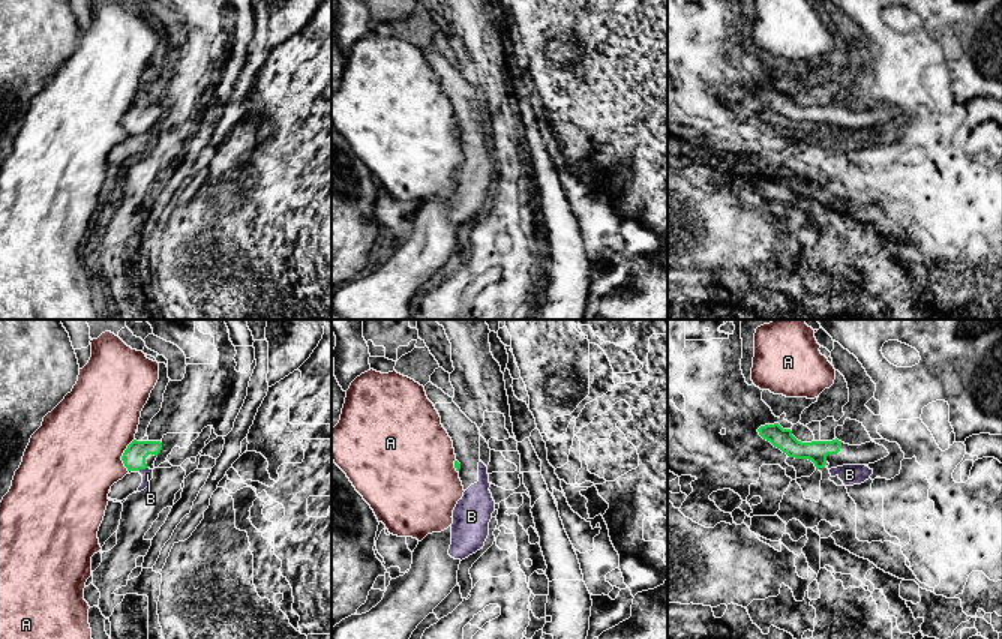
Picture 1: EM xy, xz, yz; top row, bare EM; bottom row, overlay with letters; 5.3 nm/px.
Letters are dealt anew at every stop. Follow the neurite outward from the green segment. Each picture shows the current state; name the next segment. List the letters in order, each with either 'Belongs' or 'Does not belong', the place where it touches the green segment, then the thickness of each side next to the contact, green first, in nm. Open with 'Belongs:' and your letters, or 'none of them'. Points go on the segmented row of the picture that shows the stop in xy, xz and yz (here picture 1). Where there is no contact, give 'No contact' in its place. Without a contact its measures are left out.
Belongs: none of them
A: Does not belong. Touches green at xy (123, 455). Thickness 130 nm (green) against 480 nm
B: Does not belong. Touches green at xy (137, 470). Thickness 130 nm (green) against 60 nm

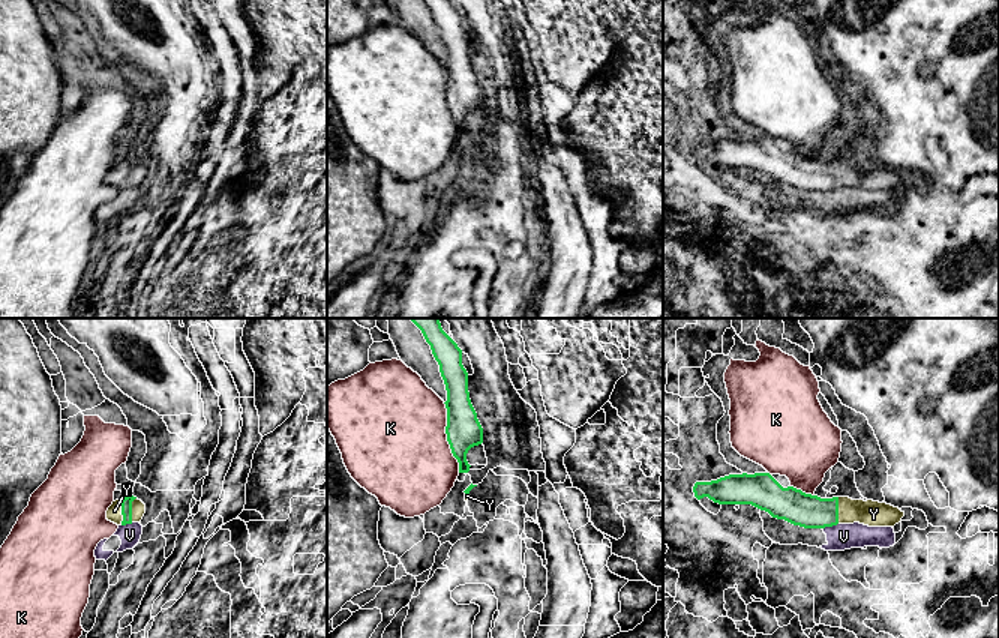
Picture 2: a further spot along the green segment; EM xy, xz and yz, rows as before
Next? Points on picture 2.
Belongs: Y
K: Does not belong. Touches green at xz (447, 437). Thickness 190 nm (green) against 480 nm
V: Does not belong. Touches green at yz (830, 526). Thickness 180 nm (green) against 140 nm
Y: Belongs. Touches green at yz (837, 511). Thickness 180 nm (green) against 140 nm

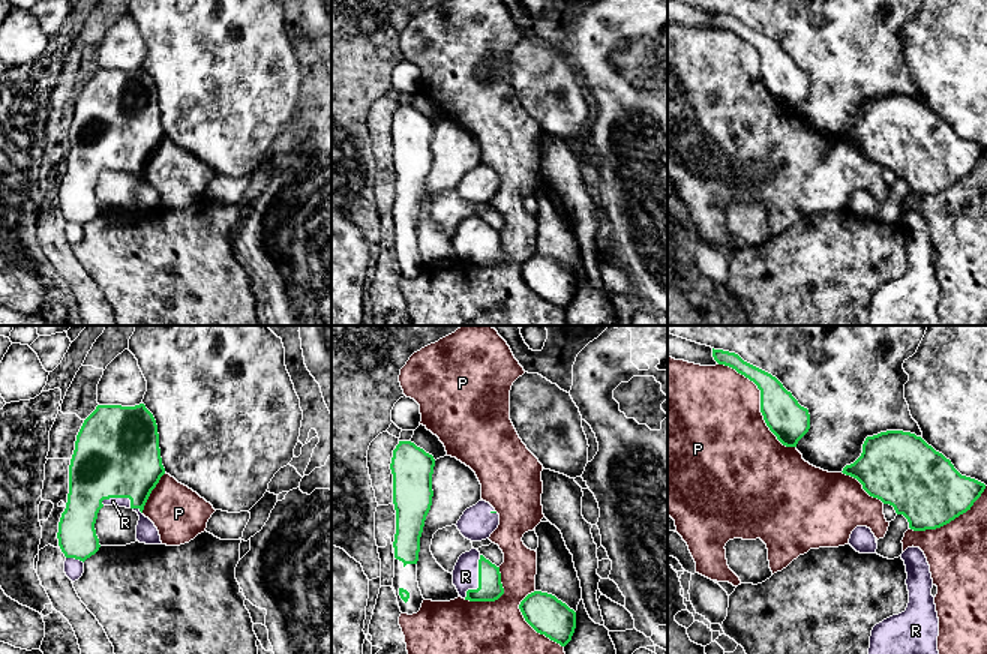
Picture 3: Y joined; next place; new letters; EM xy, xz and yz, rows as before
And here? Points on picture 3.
Belongs: R
P: Does not belong. Touches green at yz (761, 402). Thickness 220 nm (green) against 480 nm
R: Belongs. Touches green at xz (479, 579). Thickness 130 nm (green) against 140 nm

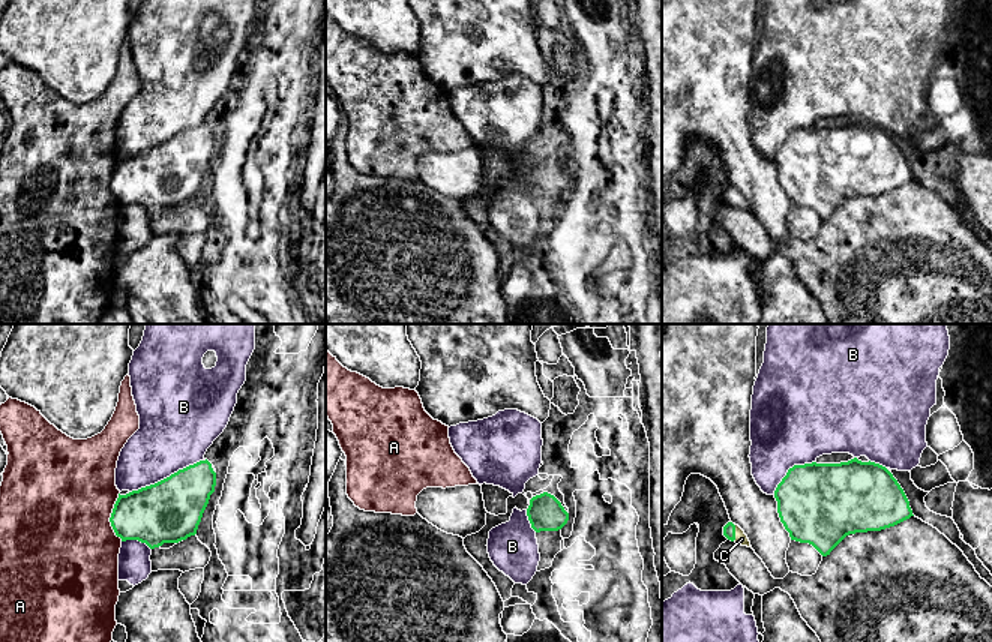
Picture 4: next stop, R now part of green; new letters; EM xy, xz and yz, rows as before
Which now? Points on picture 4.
Belongs: C
A: Does not belong. Touches green at xy (111, 516). Thickness 320 nm (green) against 480 nm
B: Does not belong. Touches green at xy (167, 477). Thickness 340 nm (green) against 380 nm
C: Belongs. Touches green at yz (734, 533). Thickness 60 nm (green) against 70 nm

